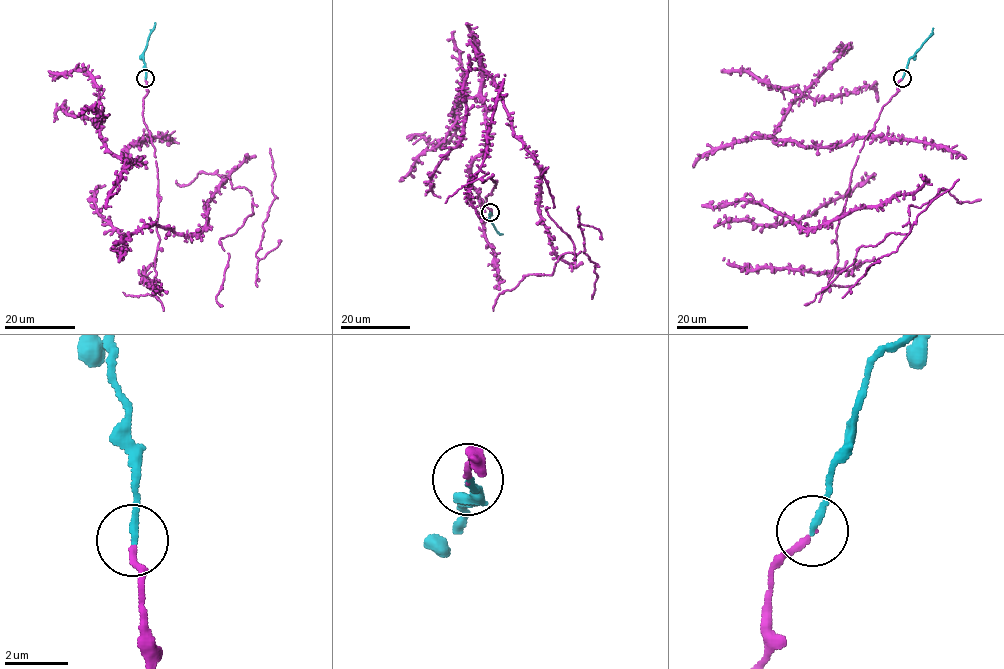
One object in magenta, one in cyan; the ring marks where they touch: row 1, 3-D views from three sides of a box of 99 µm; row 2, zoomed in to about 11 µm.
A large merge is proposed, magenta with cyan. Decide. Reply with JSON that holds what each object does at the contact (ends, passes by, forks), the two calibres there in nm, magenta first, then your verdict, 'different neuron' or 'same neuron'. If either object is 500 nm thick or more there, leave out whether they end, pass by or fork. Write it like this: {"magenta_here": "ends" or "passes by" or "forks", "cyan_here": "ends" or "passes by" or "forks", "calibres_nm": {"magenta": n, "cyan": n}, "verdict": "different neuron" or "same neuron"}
{"magenta_here": "ends", "cyan_here": "ends", "calibres_nm": {"magenta": 180, "cyan": 220}, "verdict": "same neuron"}

